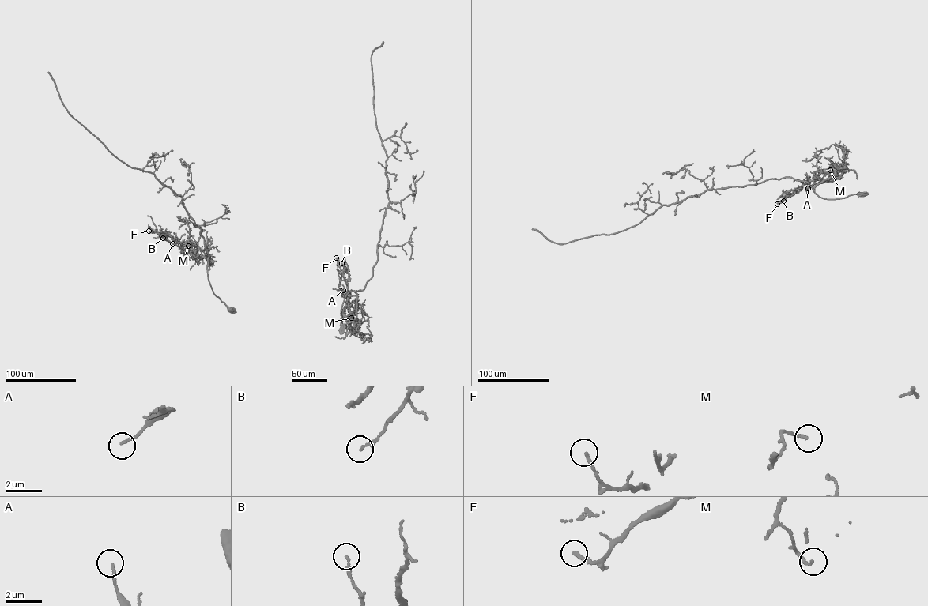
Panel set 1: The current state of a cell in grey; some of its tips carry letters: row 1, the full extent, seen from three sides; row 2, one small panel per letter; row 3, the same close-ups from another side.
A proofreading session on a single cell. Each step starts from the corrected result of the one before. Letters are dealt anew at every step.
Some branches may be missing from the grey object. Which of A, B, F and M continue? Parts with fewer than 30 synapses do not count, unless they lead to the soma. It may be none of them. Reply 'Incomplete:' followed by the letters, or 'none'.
Incomplete: none

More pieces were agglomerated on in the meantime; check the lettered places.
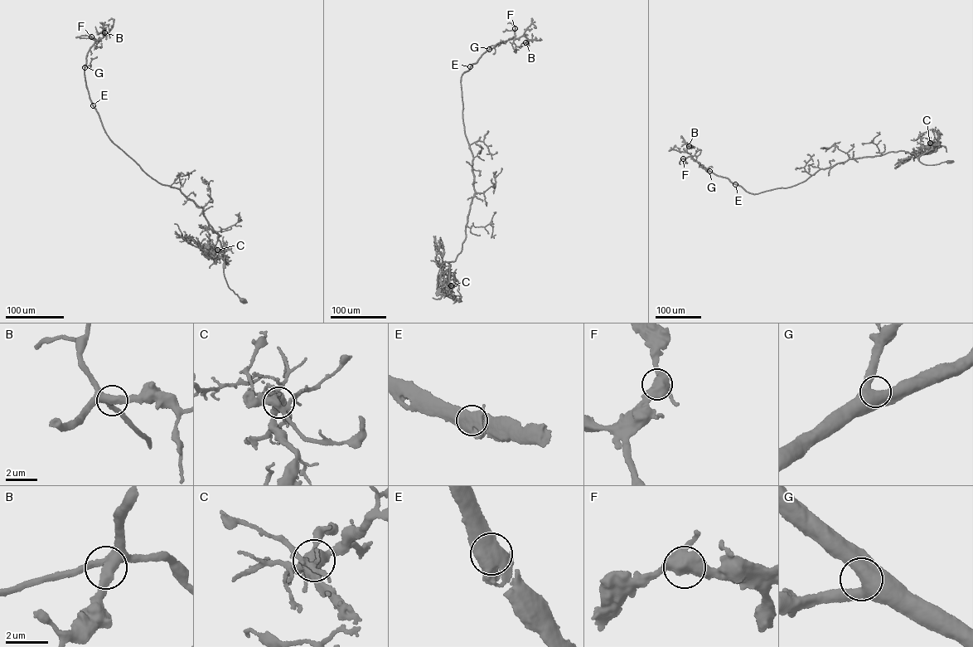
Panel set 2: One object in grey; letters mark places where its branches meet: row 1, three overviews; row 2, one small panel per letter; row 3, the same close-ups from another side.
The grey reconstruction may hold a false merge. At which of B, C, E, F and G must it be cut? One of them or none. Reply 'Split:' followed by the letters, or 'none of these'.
Split: none of these

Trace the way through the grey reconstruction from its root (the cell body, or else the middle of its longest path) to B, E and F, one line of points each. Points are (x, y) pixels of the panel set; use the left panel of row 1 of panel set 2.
B: (243, 300), (228, 286), (220, 243), (202, 208), (148, 175), (105, 131), (84, 72), (88, 52), (104, 32)
E: (243, 300), (228, 286), (220, 243), (202, 208), (178, 188), (152, 177), (112, 141), (93, 105)
F: (243, 300), (228, 286), (220, 243), (202, 208), (148, 175), (105, 131), (84, 80), (95, 41), (91, 36)

